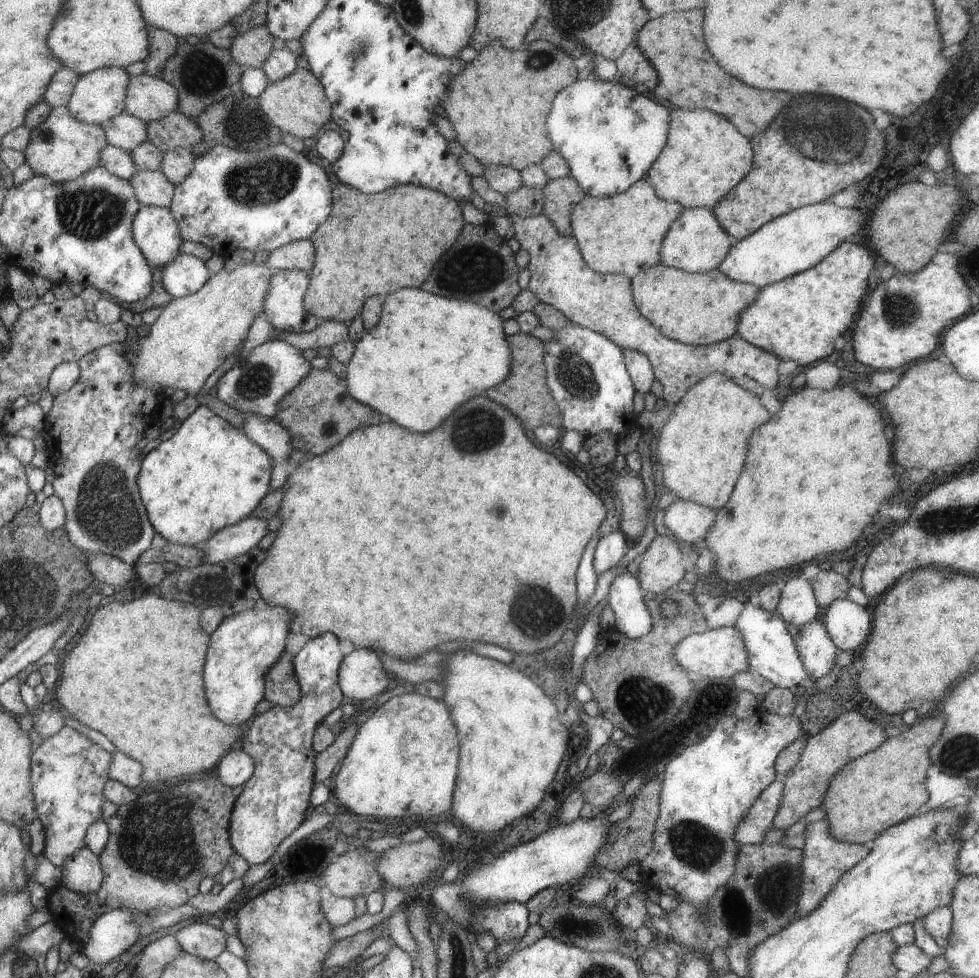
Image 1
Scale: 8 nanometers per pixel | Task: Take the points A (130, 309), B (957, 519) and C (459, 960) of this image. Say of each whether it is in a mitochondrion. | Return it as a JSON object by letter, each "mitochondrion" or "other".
{"A":"other","B":"mitochondrion","C":"other"}

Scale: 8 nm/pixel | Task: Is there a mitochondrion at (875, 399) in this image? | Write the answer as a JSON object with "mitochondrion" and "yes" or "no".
{"mitochondrion":"no"}

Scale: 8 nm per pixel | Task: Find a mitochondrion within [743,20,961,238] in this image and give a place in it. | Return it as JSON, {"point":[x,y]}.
{"point":[805,131]}

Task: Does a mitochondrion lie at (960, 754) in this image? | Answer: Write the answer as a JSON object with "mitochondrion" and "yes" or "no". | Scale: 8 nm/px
{"mitochondrion":"yes"}

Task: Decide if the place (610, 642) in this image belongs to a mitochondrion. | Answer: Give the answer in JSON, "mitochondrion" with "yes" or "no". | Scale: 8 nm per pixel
{"mitochondrion":"no"}

